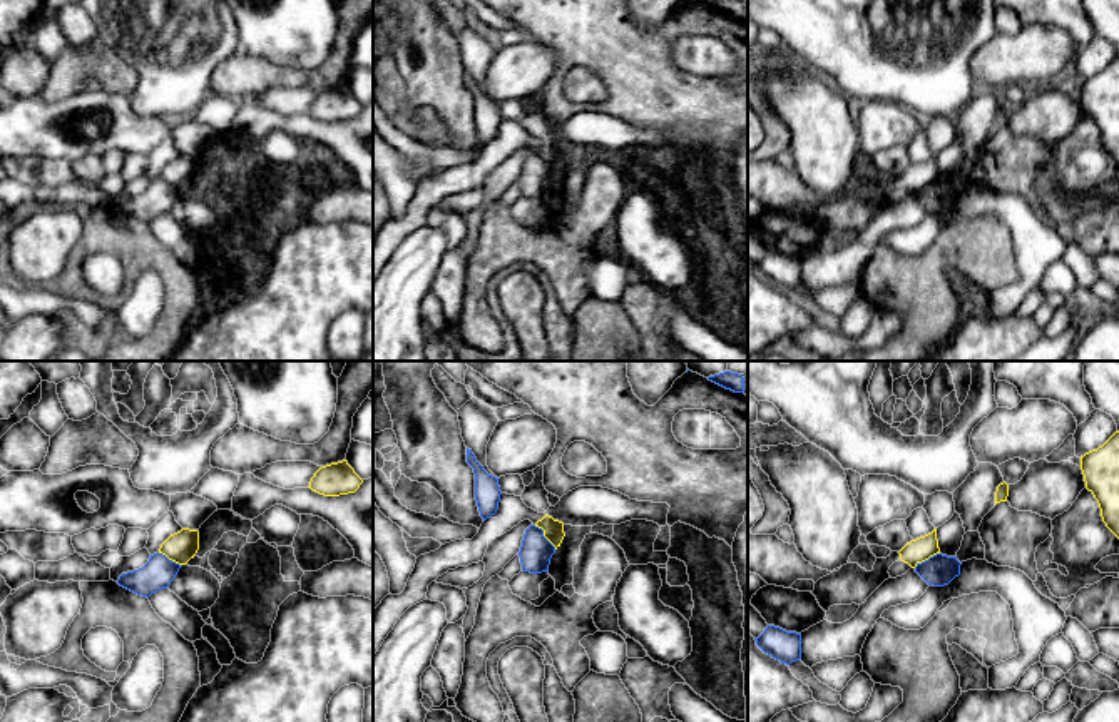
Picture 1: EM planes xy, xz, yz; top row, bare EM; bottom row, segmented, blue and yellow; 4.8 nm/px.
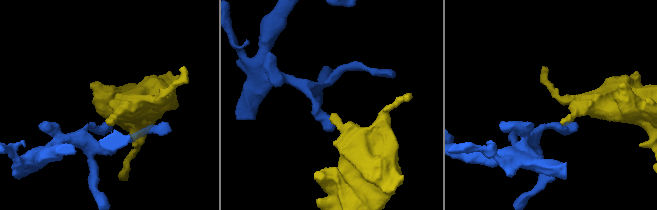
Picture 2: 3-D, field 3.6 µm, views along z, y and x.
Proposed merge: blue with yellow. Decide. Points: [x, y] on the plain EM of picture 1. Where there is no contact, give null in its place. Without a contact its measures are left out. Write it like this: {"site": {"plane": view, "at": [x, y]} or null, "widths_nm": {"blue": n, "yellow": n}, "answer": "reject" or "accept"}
{"site": {"plane": "xz", "at": [542, 161]}, "widths_nm": {"blue": 160, "yellow": 100}, "answer": "reject"}

